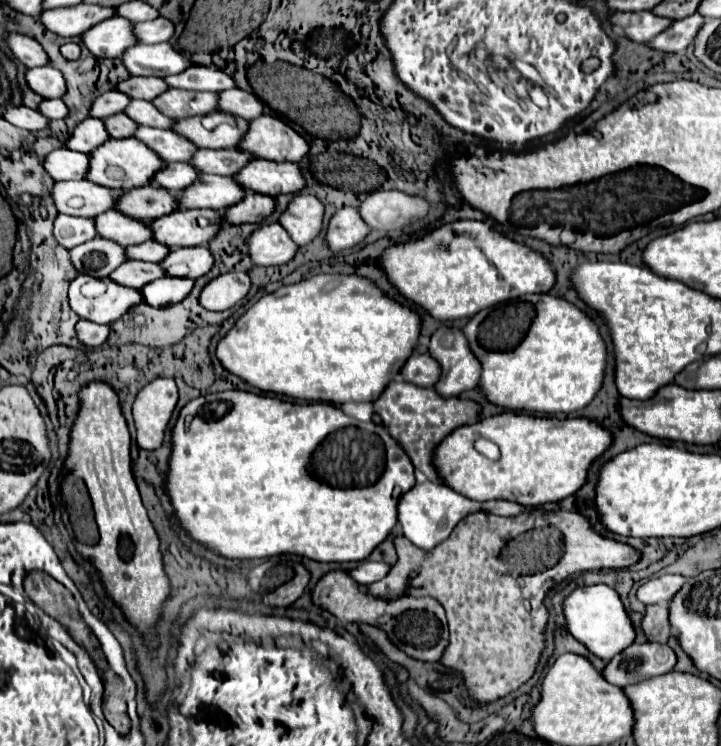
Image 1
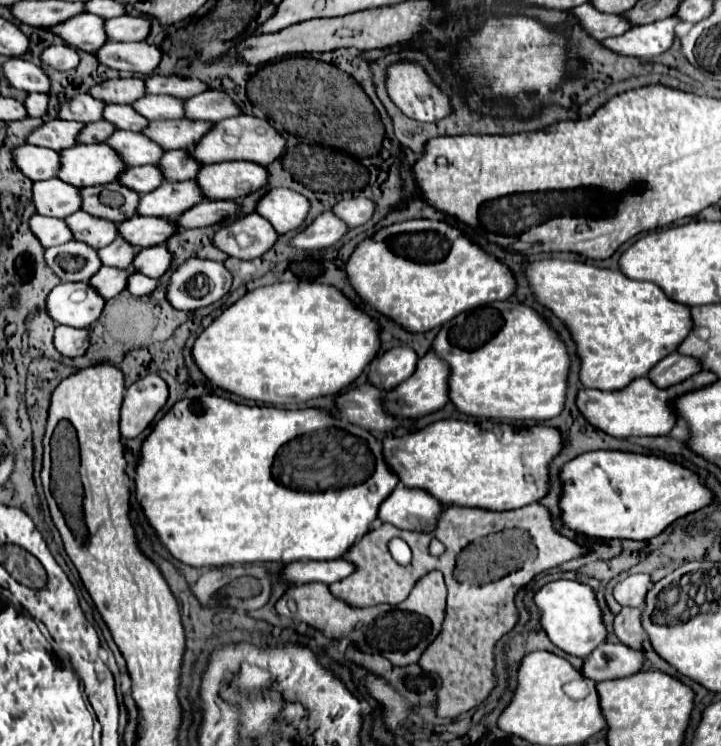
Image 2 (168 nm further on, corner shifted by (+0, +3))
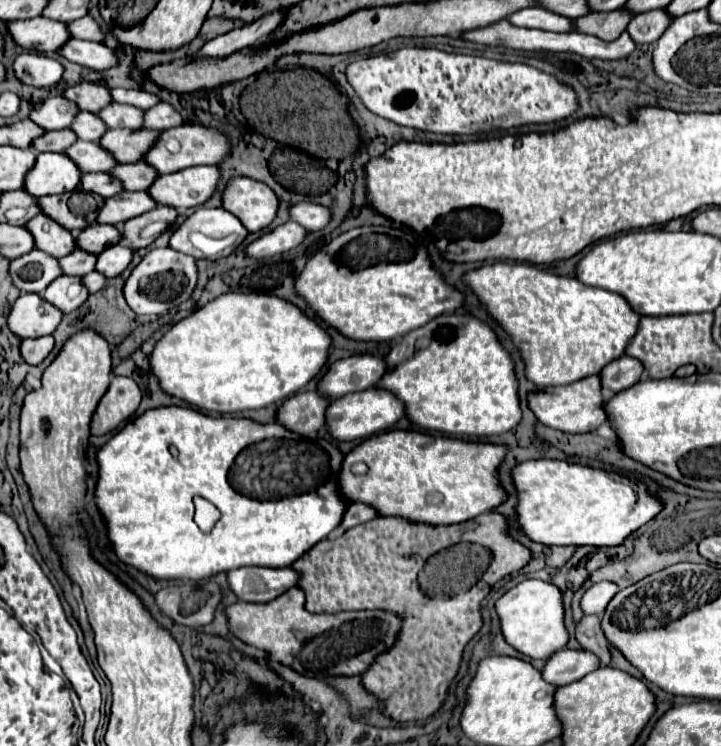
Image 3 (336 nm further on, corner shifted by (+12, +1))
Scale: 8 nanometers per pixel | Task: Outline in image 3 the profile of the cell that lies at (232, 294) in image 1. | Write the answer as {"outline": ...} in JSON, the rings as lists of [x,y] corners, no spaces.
{"outline":[[[160,247],[148,251],[142,261],[132,269],[130,277],[124,281],[122,293],[128,307],[136,315],[162,315],[182,301],[190,299],[196,285],[196,261],[188,255],[180,255],[170,247]]]}

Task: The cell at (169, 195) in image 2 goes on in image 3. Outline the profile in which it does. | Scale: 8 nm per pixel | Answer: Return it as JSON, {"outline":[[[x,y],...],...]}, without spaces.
{"outline":[[[120,191],[114,197],[108,197],[104,205],[98,209],[98,223],[108,223],[114,227],[120,227],[126,219],[132,219],[148,209],[152,209],[156,203],[152,203],[150,195],[146,191]]]}

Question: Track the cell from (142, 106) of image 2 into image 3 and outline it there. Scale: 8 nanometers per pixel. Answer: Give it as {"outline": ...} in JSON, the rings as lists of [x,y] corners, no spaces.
{"outline":[[[110,103],[106,109],[100,109],[100,113],[96,113],[108,129],[118,129],[120,125],[134,125],[132,129],[142,127],[142,111],[136,107],[126,107],[126,105],[118,105],[118,103]]]}

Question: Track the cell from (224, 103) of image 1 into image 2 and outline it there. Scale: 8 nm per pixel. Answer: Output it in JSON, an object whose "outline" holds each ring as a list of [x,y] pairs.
{"outline":[[[204,91],[196,97],[186,99],[186,117],[204,121],[222,121],[240,115],[242,109],[226,91]]]}

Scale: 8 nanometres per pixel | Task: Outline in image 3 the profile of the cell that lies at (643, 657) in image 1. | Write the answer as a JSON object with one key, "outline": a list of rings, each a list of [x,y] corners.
{"outline":[[[562,649],[562,651],[556,651],[556,655],[548,657],[546,665],[542,667],[542,677],[550,685],[560,687],[582,679],[594,669],[598,669],[598,659],[594,655],[588,655],[588,651]]]}

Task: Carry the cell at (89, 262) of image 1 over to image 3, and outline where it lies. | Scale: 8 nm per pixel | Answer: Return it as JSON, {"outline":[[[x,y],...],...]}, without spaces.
{"outline":[[[32,249],[30,253],[10,261],[8,273],[20,293],[40,293],[52,279],[60,277],[60,267],[56,267],[56,263],[58,259]]]}

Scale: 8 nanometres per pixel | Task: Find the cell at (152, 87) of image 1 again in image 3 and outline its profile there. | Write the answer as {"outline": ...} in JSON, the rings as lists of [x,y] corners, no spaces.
{"outline":[[[78,83],[74,87],[68,87],[62,93],[62,97],[76,103],[80,111],[96,113],[96,111],[100,111],[102,107],[106,107],[110,103],[110,89],[100,87],[96,83]]]}

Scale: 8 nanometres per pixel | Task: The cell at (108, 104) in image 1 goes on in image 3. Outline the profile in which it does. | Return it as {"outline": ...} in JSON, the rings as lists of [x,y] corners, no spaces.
{"outline":[[[58,95],[58,97],[50,97],[42,103],[38,103],[30,111],[30,119],[46,131],[66,129],[68,123],[72,123],[72,119],[76,117],[76,113],[78,113],[78,107],[74,103],[68,103],[68,99]]]}

